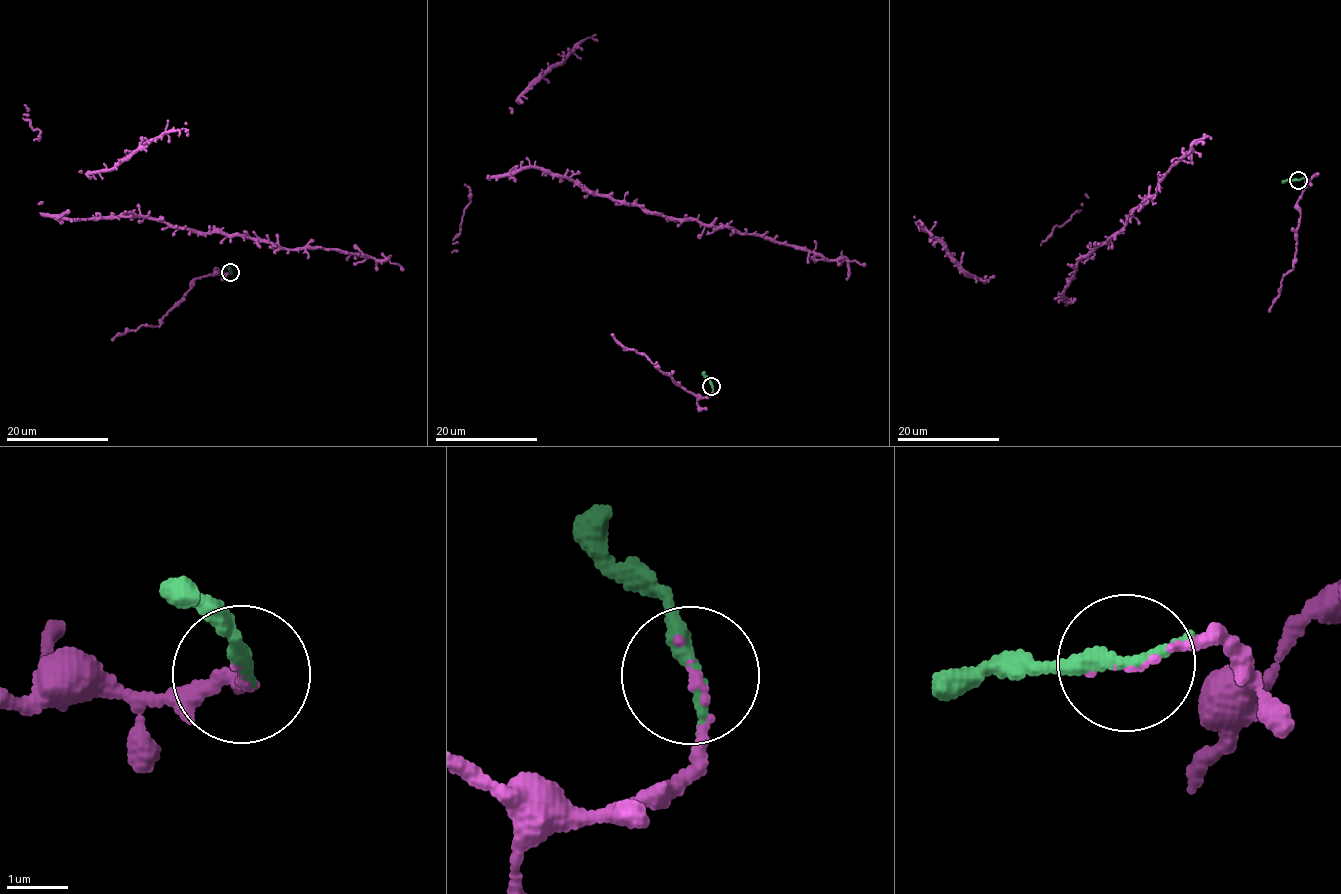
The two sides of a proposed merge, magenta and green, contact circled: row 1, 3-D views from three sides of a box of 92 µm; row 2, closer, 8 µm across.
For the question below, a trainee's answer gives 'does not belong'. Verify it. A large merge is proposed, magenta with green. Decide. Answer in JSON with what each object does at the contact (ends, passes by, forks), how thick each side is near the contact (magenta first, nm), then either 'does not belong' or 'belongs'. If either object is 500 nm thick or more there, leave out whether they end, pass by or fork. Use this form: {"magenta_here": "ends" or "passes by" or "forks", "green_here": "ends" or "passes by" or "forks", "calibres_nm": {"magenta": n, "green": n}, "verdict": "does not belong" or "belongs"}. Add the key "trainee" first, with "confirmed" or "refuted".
{"trainee": "refuted", "magenta_here": "ends", "green_here": "ends", "calibres_nm": {"magenta": 100, "green": 320}, "verdict": "belongs"}

